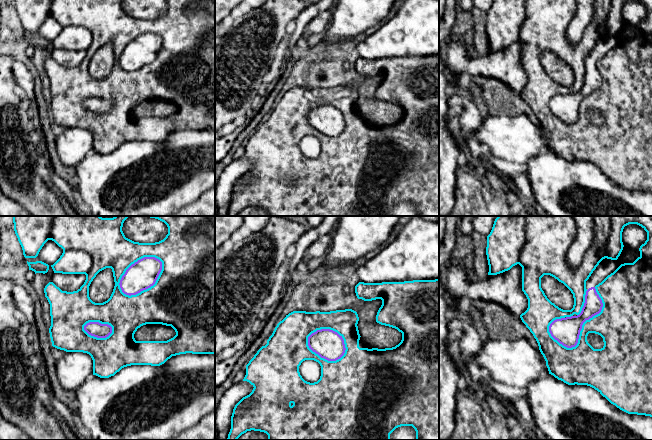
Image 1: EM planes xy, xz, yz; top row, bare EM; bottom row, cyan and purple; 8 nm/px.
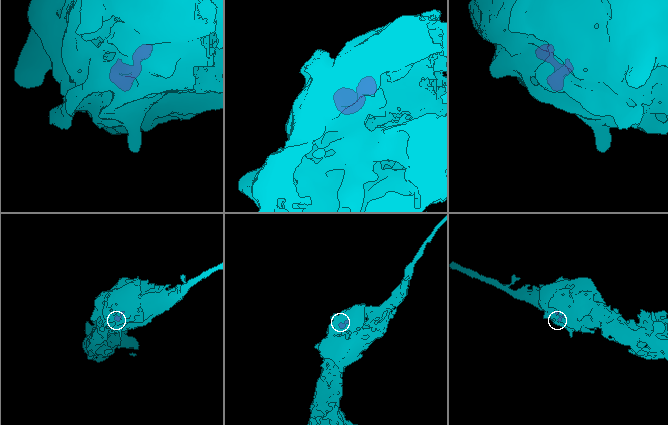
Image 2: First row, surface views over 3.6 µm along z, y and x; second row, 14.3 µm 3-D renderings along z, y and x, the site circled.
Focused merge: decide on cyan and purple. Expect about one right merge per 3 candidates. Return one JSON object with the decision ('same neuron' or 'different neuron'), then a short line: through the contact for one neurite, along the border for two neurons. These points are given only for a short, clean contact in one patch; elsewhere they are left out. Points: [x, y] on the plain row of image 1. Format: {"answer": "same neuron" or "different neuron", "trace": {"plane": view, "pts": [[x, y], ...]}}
{"answer": "different neuron"}

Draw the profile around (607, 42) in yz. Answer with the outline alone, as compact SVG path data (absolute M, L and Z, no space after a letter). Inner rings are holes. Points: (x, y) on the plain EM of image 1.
M603 35L586 57L585 79L577 92L554 96L549 102L551 112L567 124L575 123L578 119L582 101L586 96L599 90L603 79L596 68L595 62L613 49L620 39L617 36Z

